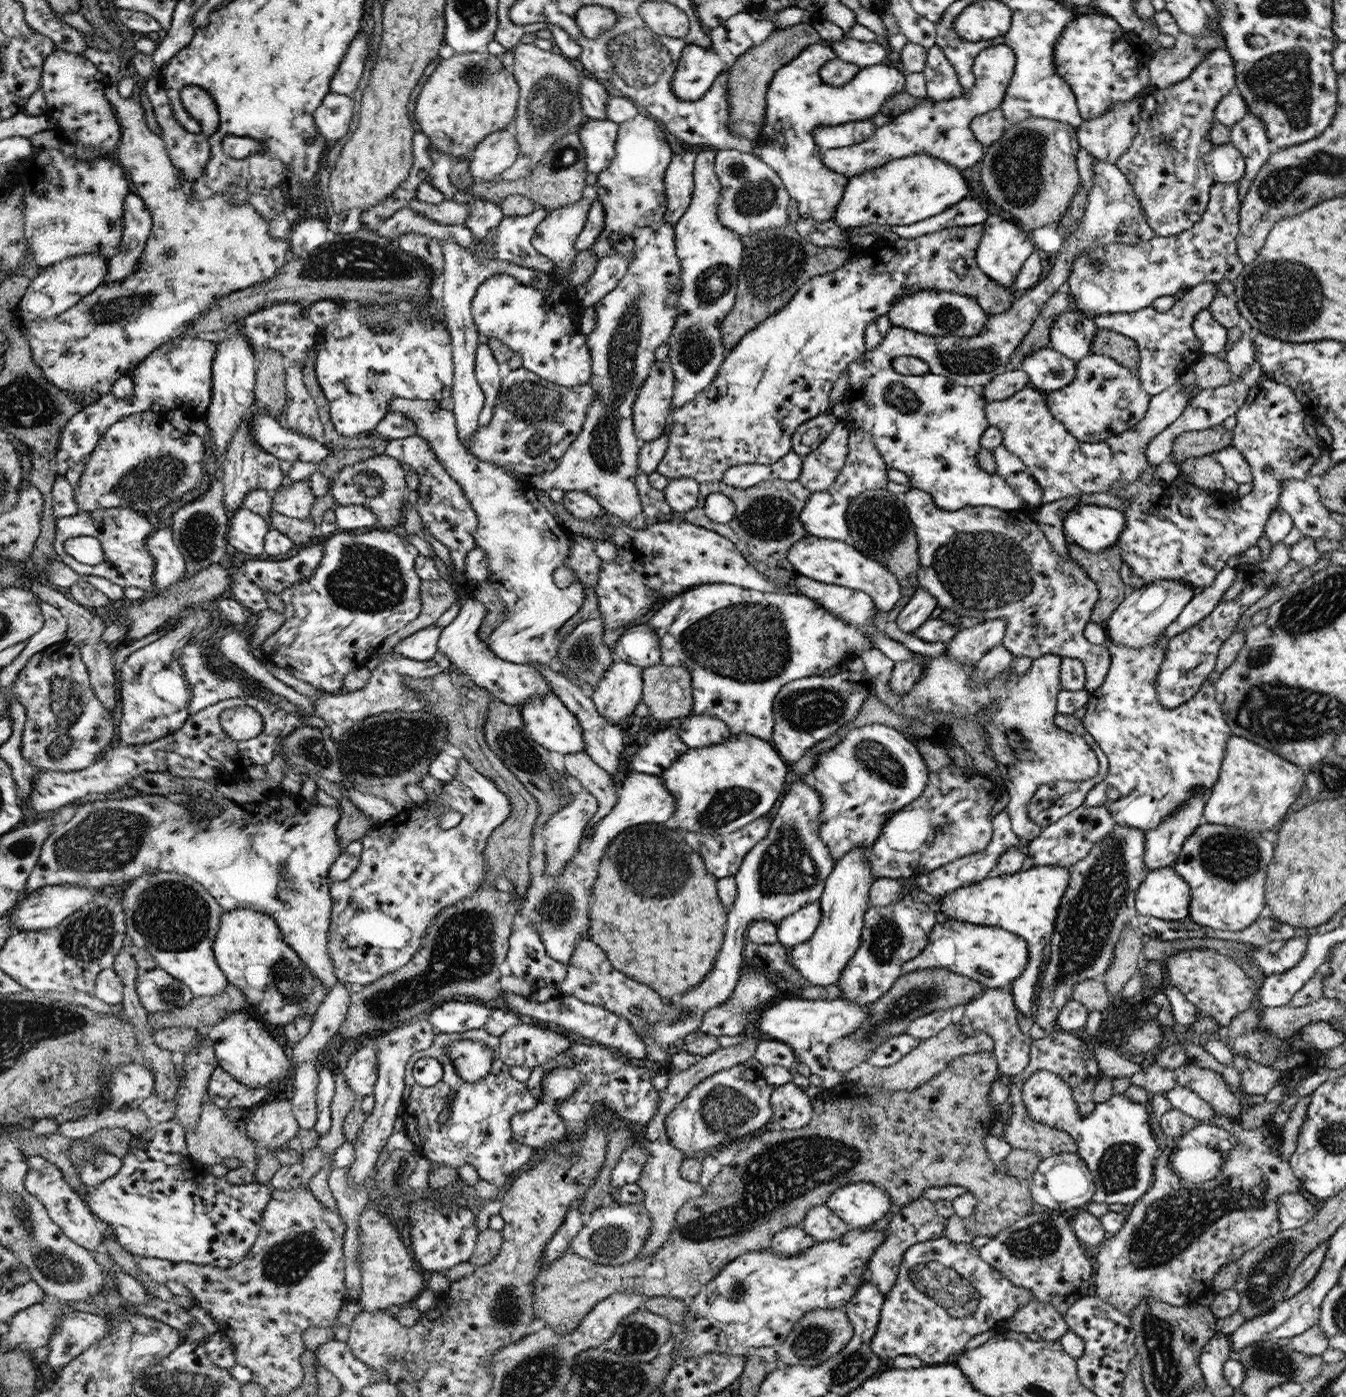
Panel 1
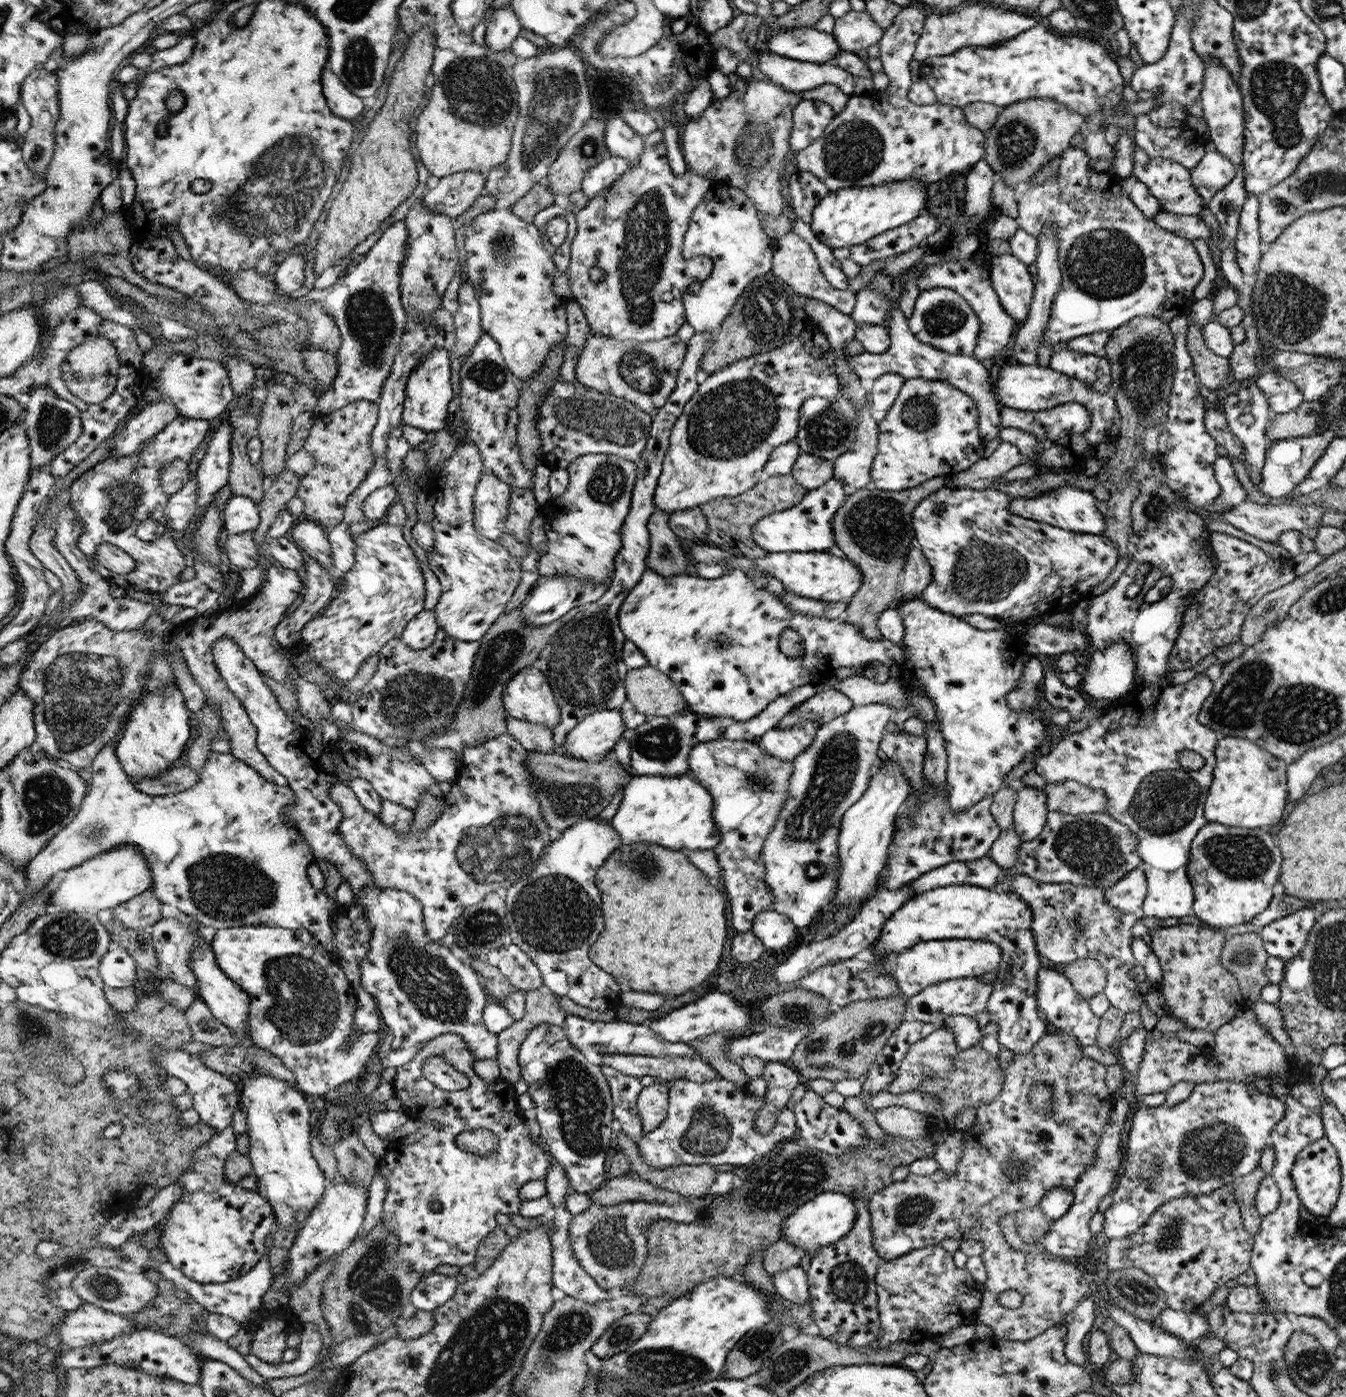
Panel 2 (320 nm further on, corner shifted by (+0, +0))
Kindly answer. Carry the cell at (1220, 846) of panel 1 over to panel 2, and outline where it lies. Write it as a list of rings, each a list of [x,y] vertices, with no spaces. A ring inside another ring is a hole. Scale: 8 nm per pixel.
[[[1207,822],[1190,845],[1187,873],[1195,894],[1192,915],[1212,927],[1229,927],[1247,923],[1253,916],[1266,910],[1273,897],[1272,888],[1281,873],[1282,856],[1274,842],[1274,832],[1268,829],[1239,828]]]

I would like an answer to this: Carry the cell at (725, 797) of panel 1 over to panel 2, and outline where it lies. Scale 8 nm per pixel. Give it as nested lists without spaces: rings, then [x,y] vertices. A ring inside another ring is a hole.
[[[692,773],[682,774],[680,776],[644,776],[640,774],[634,774],[632,778],[623,786],[623,799],[620,801],[618,810],[614,813],[611,818],[611,824],[616,828],[616,831],[621,834],[622,845],[630,845],[634,843],[650,843],[652,845],[660,845],[664,848],[681,851],[683,848],[688,850],[710,850],[720,845],[722,837],[721,828],[716,824],[714,819],[714,796],[709,789],[701,784],[700,780],[697,780]]]

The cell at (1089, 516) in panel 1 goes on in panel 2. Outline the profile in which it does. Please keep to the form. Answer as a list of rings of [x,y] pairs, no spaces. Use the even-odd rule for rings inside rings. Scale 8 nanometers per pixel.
[[[1065,485],[1044,491],[1032,498],[1016,496],[1009,502],[1009,509],[1016,516],[1029,518],[1030,520],[1041,520],[1046,524],[1052,524],[1070,532],[1100,535],[1103,534],[1106,528],[1106,519],[1098,511],[1096,503],[1097,500],[1092,491]]]

